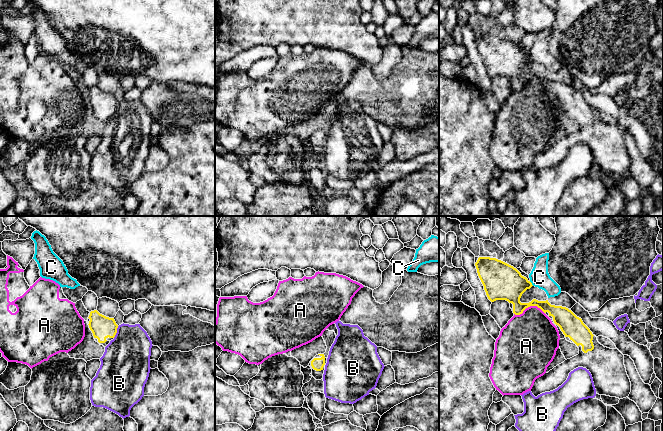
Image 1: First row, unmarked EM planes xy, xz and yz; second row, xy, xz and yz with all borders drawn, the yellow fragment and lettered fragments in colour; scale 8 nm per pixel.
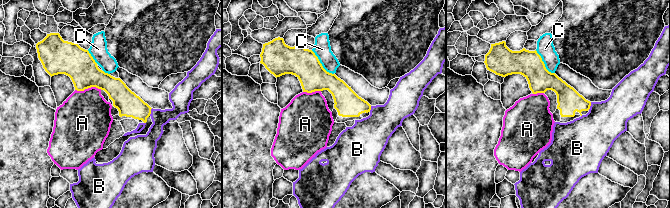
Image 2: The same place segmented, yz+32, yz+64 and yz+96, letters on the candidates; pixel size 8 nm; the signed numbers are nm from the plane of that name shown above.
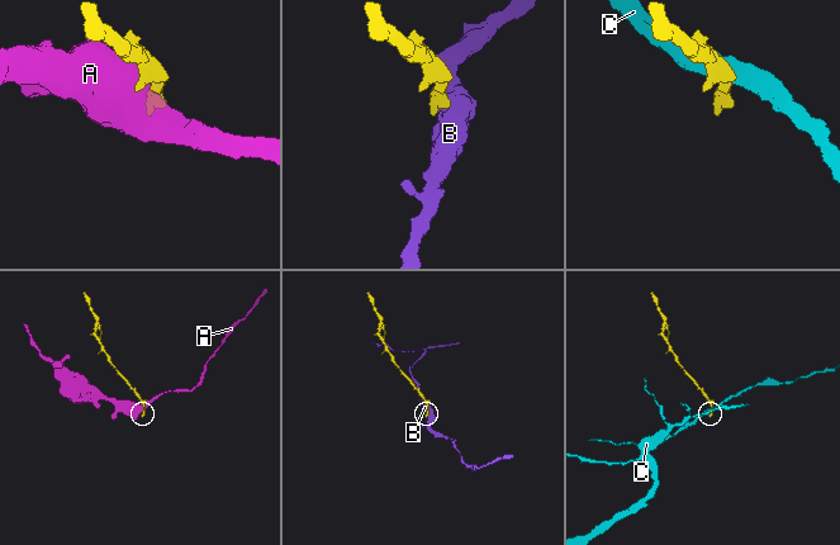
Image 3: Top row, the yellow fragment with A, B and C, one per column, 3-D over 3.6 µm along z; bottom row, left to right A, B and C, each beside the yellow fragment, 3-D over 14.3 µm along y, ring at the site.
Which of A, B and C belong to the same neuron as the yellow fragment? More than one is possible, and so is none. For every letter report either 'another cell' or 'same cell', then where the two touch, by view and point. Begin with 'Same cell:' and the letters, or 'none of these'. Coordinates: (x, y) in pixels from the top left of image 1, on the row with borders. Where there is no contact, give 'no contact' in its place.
Same cell: none of these
A: another cell; contact yz (529, 306)
B: another cell; contact xy (116, 332)
C: another cell; contact yz (531, 283)

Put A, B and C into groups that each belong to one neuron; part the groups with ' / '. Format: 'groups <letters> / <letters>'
groups A / B / C

